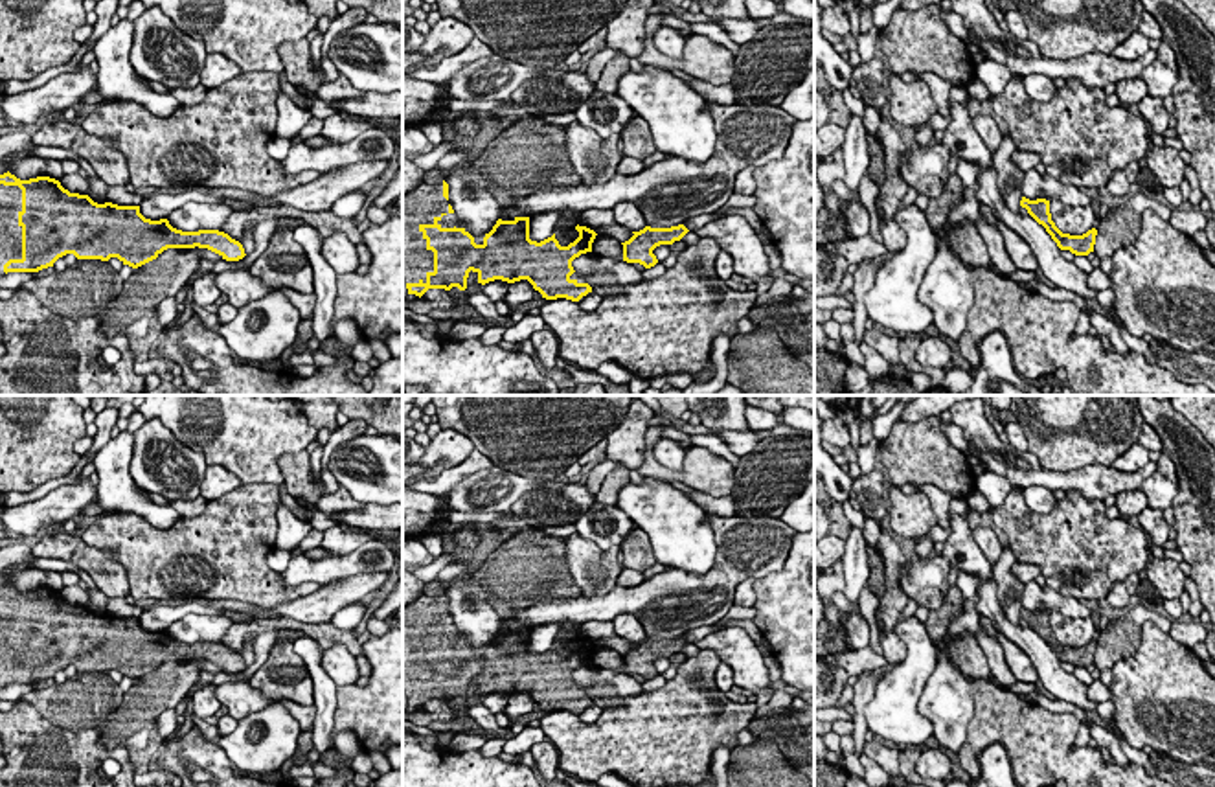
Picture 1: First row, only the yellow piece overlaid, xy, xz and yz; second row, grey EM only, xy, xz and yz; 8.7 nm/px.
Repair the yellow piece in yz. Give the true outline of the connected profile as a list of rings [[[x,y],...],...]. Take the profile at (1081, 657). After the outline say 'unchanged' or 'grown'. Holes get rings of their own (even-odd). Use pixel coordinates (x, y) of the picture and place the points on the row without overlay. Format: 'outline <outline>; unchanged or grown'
outline [[[1022,609],[1020,618],[1026,620],[1028,625],[1046,640],[1046,644],[1051,647],[1051,651],[1057,655],[1061,662],[1070,662],[1075,667],[1088,667],[1090,664],[1094,664],[1097,647],[1096,640],[1088,642],[1083,647],[1062,645],[1051,633],[1050,612],[1046,610],[1029,612]]]; unchanged

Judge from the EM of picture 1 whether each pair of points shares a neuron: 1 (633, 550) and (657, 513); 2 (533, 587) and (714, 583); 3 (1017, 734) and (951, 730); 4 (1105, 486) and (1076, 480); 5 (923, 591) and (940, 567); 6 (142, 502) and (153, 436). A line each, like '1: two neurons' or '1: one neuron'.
1: two neurons
2: two neurons
3: two neurons
4: one neuron
5: one neuron
6: two neurons

